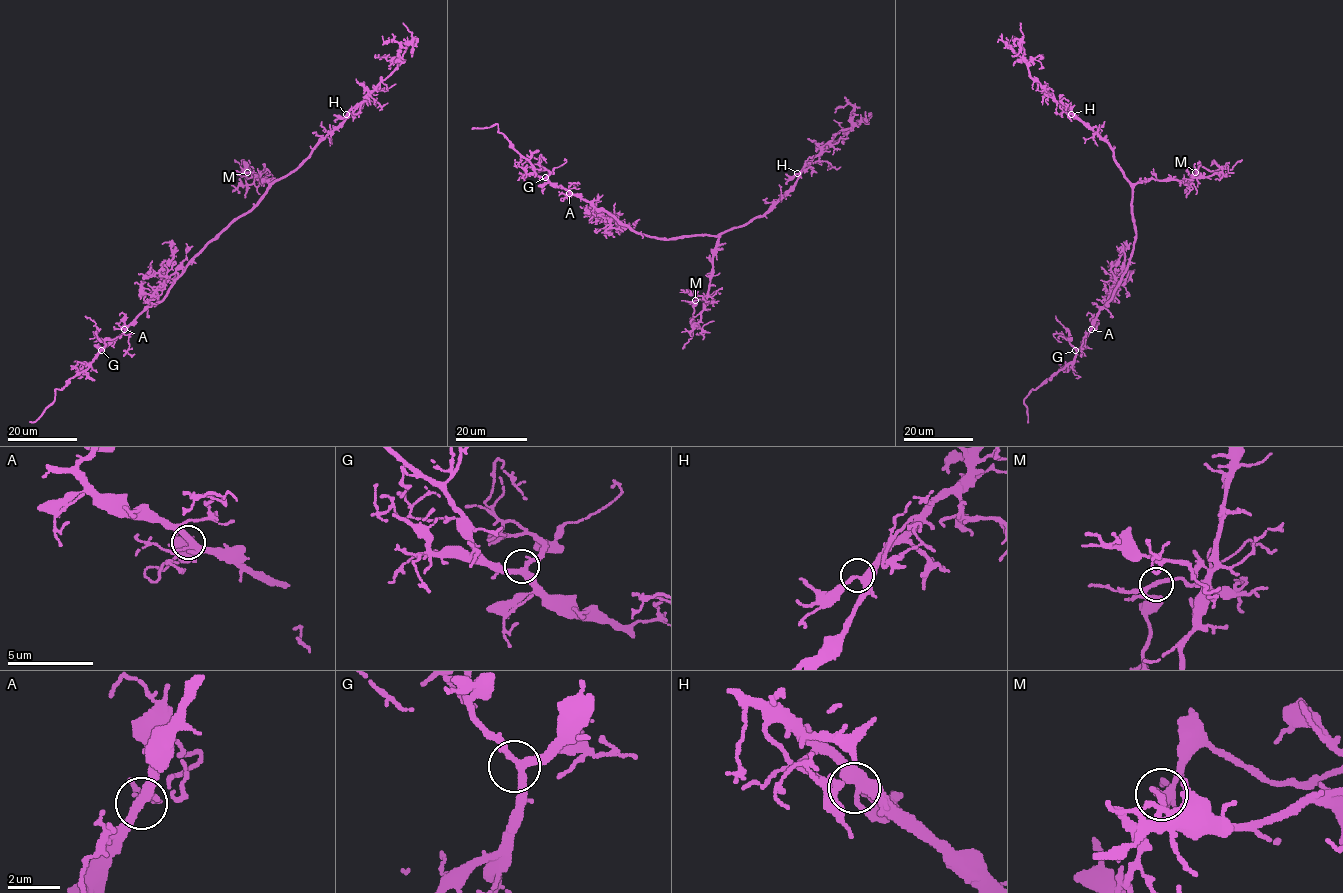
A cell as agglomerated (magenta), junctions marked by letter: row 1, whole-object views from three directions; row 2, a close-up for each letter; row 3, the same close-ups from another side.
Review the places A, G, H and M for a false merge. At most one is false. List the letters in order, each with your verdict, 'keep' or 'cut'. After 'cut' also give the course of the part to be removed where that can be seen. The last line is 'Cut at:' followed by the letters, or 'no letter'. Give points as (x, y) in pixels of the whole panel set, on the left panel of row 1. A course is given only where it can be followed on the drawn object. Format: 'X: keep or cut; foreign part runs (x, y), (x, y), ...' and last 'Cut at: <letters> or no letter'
A: keep
G: keep
H: keep
M: cut; foreign part runs (246, 173), (245, 166), (244, 171), (234, 160)
Cut at: M

